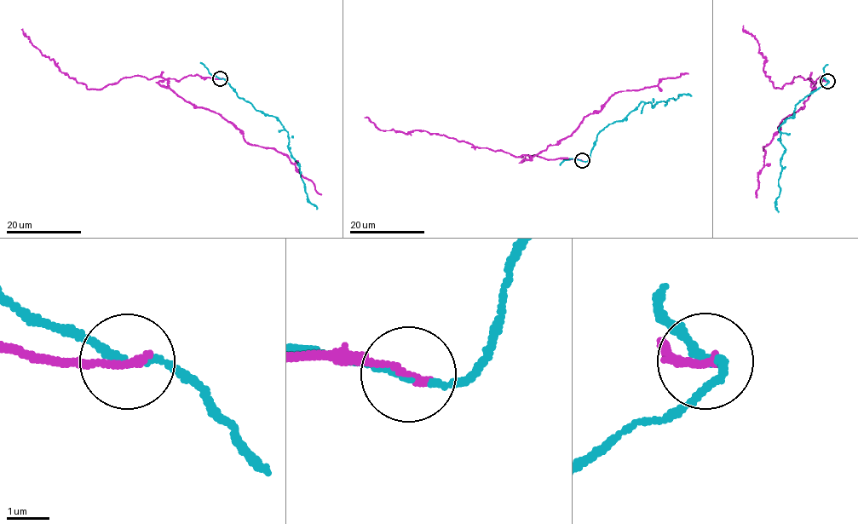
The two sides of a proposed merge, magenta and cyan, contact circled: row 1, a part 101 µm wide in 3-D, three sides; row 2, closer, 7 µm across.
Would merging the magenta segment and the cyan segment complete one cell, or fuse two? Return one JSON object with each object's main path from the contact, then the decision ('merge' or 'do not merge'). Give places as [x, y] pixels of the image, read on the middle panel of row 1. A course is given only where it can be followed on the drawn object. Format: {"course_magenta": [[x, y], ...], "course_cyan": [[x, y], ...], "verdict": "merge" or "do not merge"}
{"course_magenta": [[582, 160], [530, 156], [568, 136], [583, 119], [597, 112], [619, 91], [655, 86], [662, 78], [688, 73]], "course_cyan": [[582, 160], [590, 158], [598, 134], [641, 102], [653, 107], [680, 95], [692, 96]], "verdict": "do not merge"}

